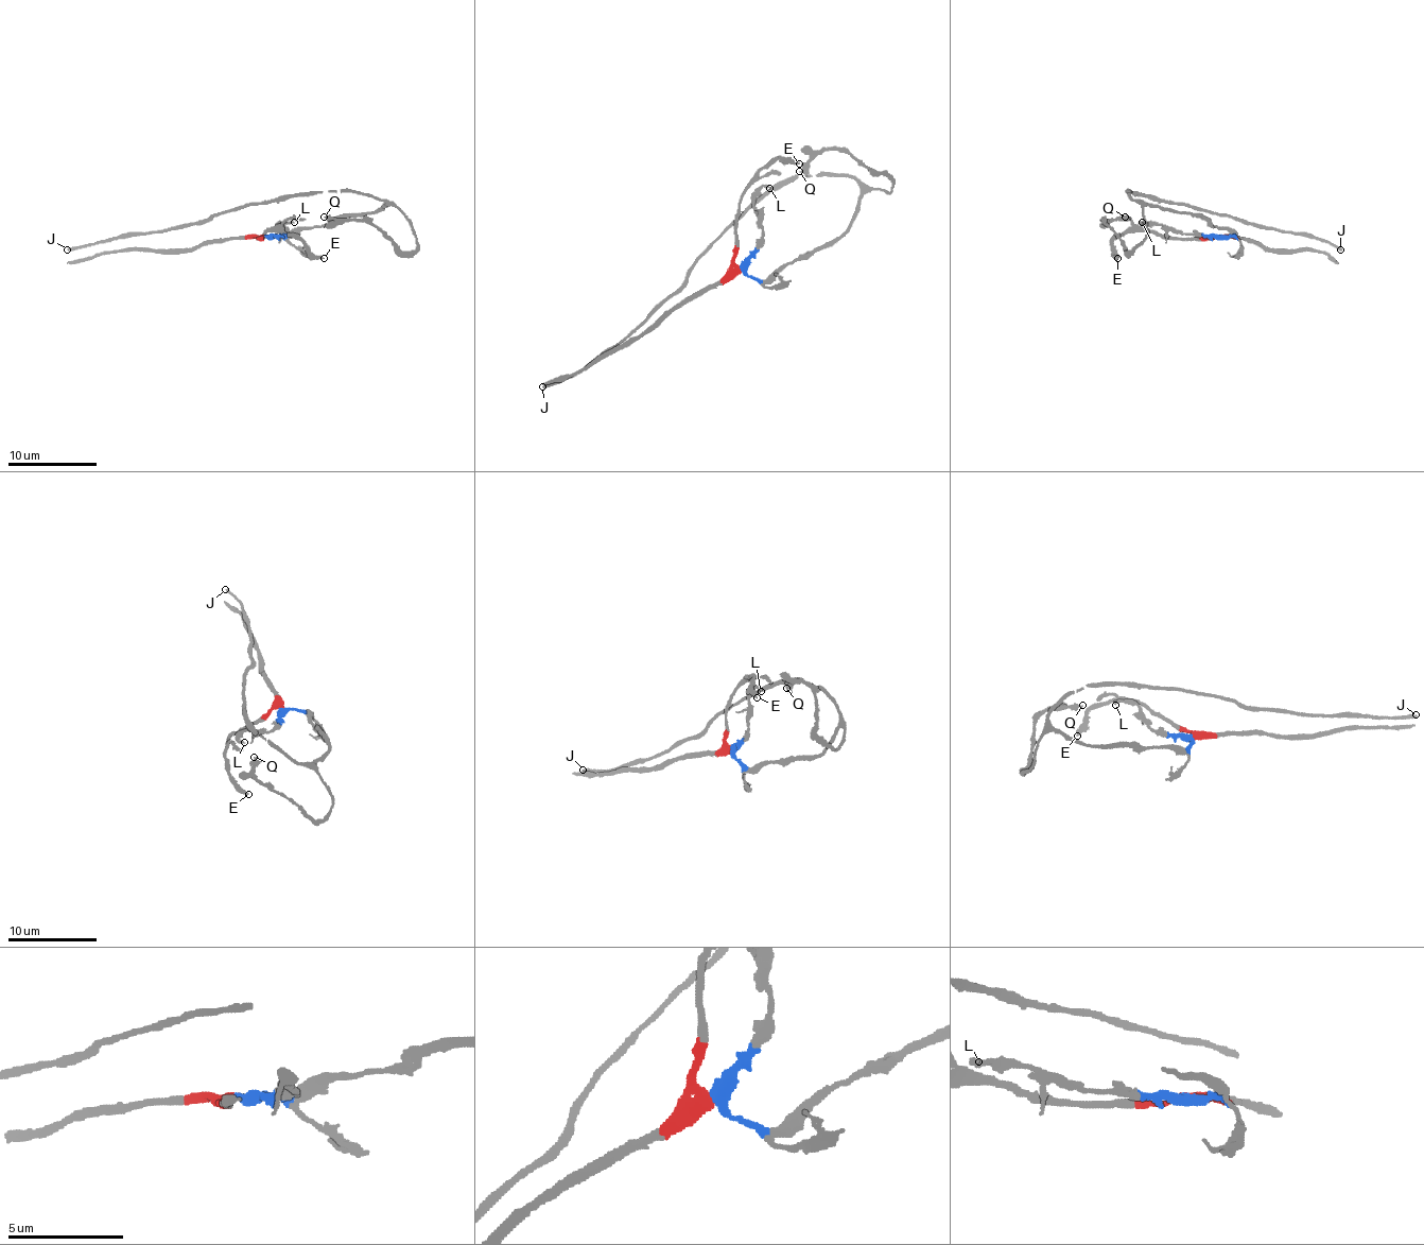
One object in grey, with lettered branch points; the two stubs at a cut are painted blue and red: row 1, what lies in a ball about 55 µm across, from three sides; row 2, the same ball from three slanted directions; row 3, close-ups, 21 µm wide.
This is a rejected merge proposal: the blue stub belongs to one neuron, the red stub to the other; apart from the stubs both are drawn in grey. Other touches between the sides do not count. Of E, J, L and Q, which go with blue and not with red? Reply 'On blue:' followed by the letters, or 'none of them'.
On blue: J, L, Q

